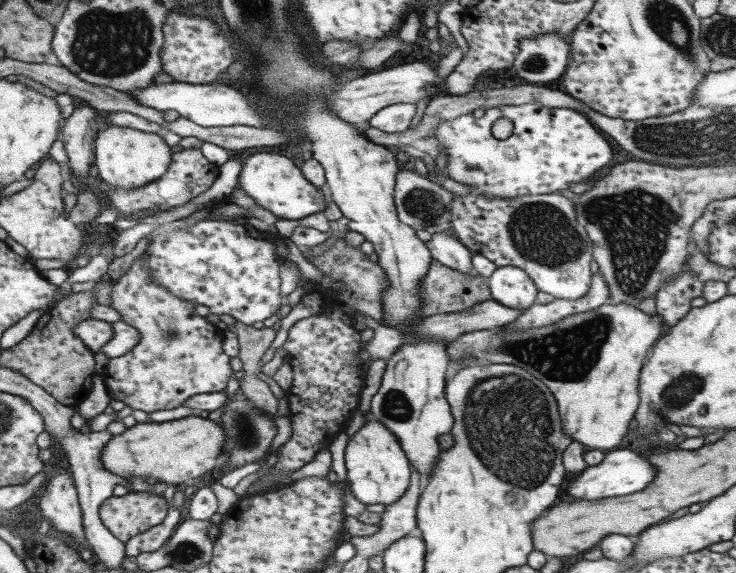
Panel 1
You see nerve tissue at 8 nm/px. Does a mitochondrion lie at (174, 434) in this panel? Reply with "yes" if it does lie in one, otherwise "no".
no

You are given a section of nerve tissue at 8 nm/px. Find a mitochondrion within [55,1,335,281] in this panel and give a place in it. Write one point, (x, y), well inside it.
(106, 43)

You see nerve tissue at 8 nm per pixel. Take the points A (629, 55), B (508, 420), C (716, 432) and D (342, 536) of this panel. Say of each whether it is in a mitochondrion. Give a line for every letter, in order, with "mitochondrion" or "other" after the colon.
A: other
B: mitochondrion
C: other
D: other

